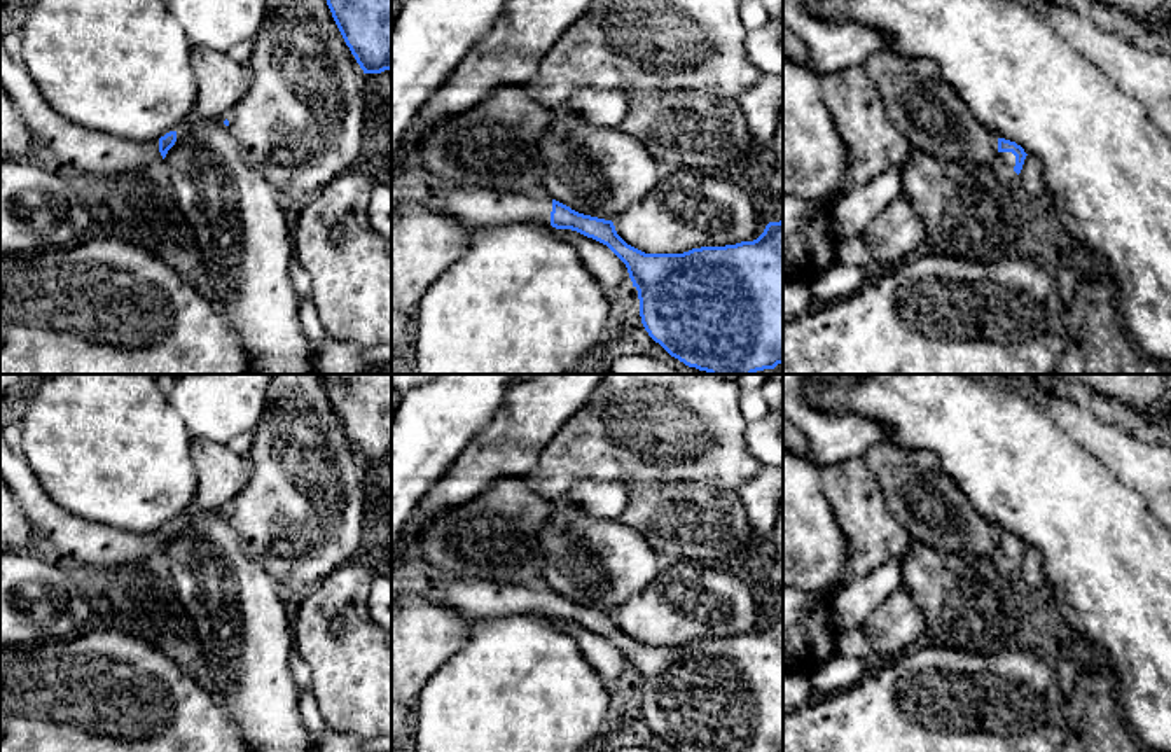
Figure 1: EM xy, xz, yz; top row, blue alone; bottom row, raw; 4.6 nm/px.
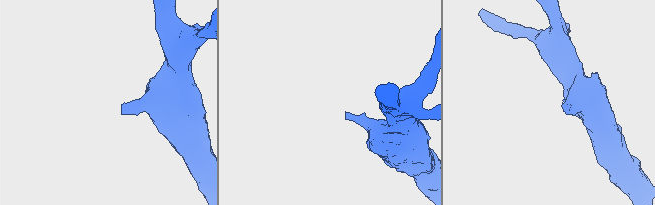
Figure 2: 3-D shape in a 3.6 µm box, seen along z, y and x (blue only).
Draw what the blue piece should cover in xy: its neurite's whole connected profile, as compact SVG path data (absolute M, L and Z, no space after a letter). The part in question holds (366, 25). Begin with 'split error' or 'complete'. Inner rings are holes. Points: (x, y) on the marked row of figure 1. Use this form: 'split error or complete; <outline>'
complete; M327 0L364 73L391 70L391 0Z

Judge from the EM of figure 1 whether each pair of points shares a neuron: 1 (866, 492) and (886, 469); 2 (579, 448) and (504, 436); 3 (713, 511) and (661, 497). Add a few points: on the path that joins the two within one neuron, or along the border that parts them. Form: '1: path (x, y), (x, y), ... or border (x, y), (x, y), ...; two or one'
1: border (862, 457), (883, 494), (886, 508), (895, 516); two
2: border (575, 413), (554, 434), (525, 478); two
3: path (701, 511), (673, 509); one

